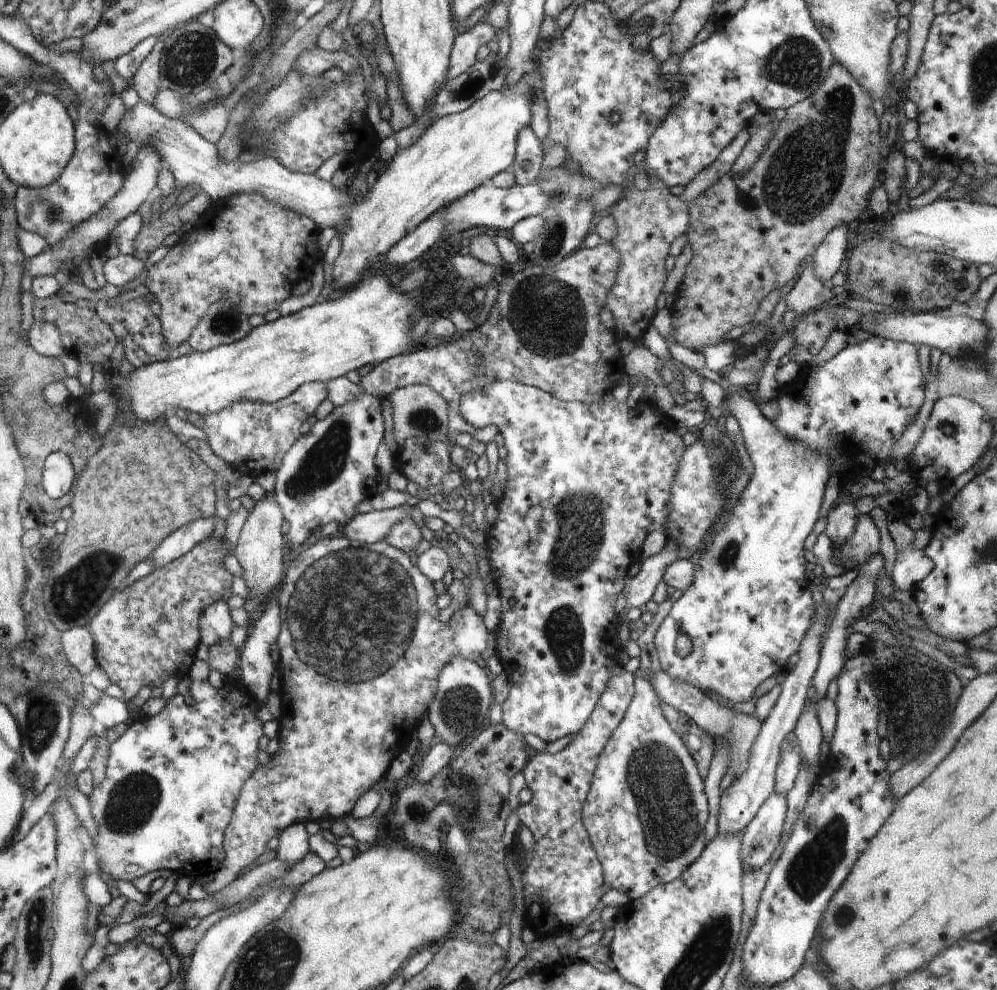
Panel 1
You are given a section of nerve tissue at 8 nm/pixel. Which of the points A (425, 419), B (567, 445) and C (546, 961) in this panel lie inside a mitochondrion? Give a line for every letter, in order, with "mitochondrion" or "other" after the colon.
A: mitochondrion
B: other
C: other

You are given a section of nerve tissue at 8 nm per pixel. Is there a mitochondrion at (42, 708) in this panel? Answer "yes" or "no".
yes

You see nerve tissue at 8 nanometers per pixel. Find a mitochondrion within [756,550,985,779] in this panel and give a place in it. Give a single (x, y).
(916, 696)

